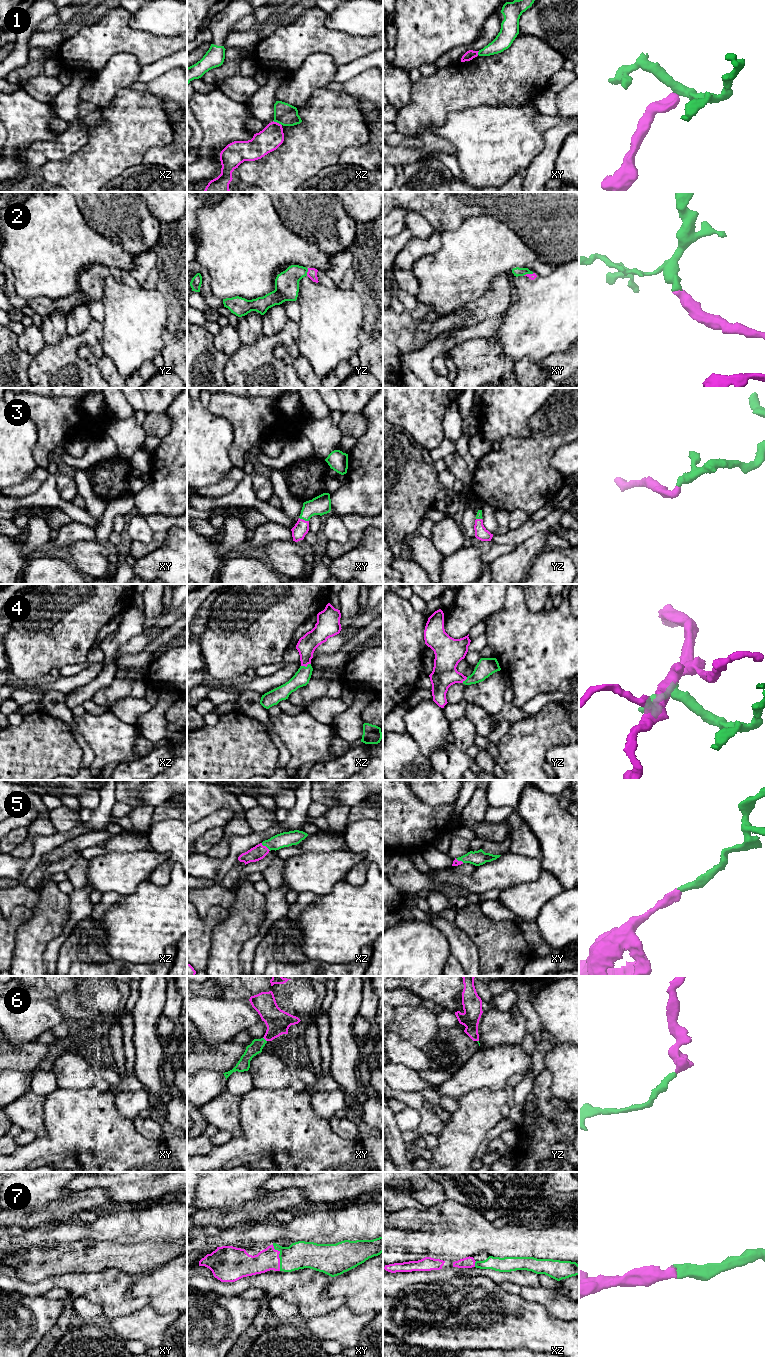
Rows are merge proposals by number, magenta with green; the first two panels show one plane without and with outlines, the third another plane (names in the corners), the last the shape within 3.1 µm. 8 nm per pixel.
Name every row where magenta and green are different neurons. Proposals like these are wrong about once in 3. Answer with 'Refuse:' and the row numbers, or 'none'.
Refuse: 1

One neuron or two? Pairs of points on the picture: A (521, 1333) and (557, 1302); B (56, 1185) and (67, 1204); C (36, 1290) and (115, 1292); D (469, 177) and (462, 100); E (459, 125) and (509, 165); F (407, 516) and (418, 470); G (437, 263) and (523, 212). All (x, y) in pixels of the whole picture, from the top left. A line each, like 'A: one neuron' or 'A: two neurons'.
A: two neurons
B: two neurons
C: one neuron
D: two neurons
E: one neuron
F: one neuron
G: two neurons

